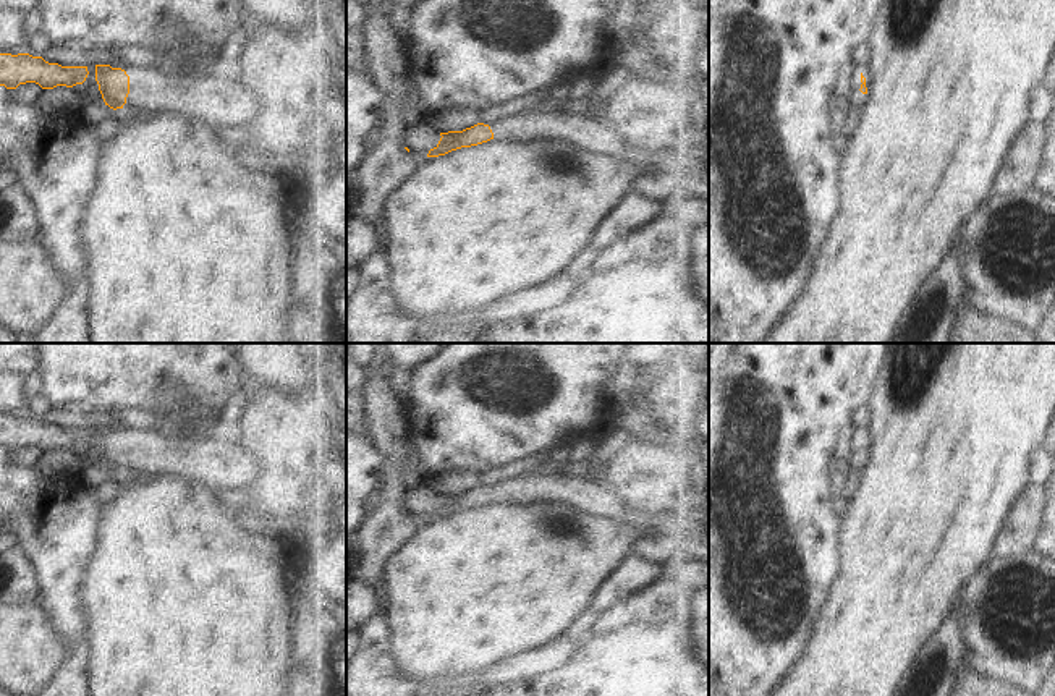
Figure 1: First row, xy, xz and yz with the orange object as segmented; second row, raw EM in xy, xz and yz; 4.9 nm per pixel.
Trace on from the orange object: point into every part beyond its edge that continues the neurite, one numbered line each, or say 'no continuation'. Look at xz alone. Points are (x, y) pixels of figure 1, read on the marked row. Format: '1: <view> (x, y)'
1: xz (549, 114)

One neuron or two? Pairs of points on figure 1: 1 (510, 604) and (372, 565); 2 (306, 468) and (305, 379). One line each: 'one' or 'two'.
1: two
2: two

